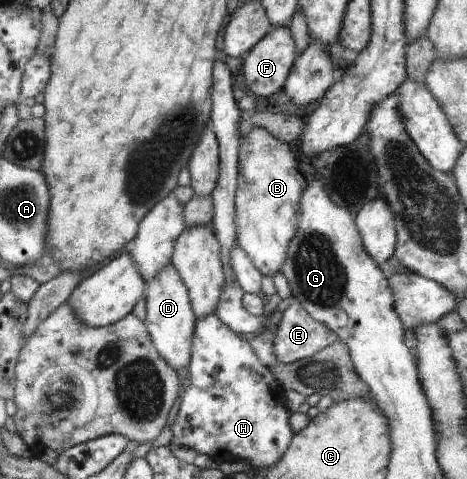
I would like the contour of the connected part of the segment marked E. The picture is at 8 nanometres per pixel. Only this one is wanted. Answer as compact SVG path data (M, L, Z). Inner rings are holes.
M295 301L283 313L274 333L273 352L280 363L289 364L332 345L338 336L316 321Z

